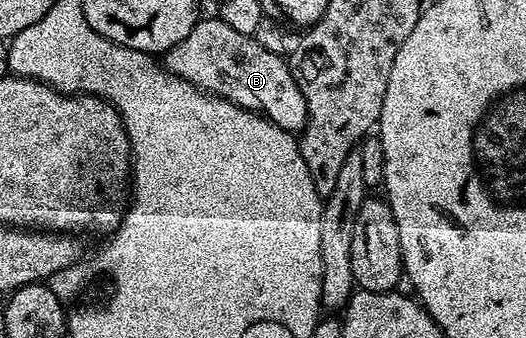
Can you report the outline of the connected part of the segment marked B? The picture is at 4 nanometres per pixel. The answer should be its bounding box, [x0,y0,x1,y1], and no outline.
[164,18,308,133]

